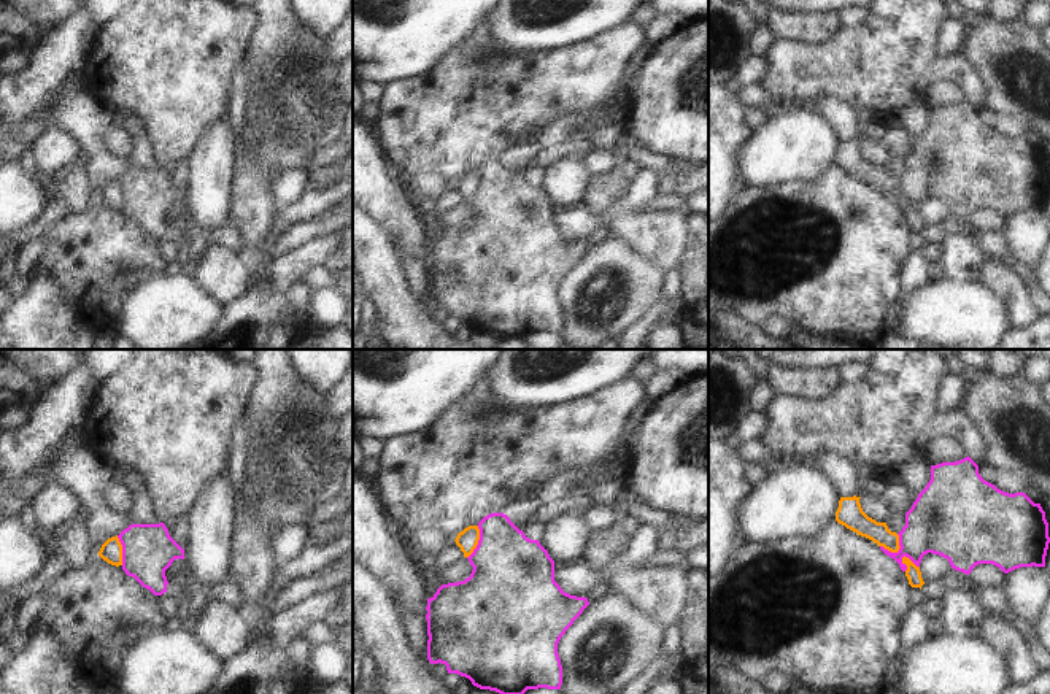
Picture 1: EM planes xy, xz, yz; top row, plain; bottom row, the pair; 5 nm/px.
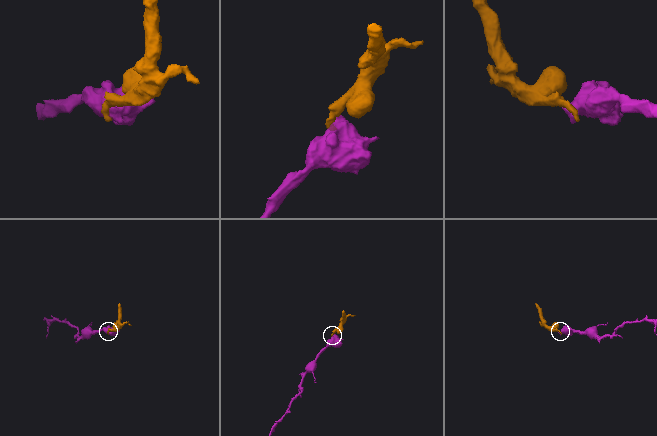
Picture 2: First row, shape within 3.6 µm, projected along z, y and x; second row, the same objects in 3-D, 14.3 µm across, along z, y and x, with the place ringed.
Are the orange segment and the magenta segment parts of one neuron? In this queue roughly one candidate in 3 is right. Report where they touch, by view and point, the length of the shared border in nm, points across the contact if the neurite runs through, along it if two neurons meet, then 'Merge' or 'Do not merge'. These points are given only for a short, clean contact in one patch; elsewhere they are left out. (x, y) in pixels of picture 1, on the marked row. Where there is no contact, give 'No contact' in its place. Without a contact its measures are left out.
Touches orange at yz (896, 551). Shared border 120 nm. Boundary: yz (899, 535), (899, 548), (896, 551), (888, 551), (880, 545). Do not merge.

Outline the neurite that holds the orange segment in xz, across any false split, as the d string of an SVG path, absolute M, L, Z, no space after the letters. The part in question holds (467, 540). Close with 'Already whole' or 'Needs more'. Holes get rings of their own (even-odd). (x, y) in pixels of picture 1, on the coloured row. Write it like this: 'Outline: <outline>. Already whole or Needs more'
Outline: M469 526L462 532L457 534L454 542L464 553L464 557L469 557L473 553L473 549L477 548L478 540L480 540L478 526Z. Already whole.

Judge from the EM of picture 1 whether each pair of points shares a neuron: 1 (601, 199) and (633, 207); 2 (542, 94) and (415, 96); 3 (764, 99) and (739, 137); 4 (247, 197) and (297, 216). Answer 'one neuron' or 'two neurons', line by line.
1: two neurons
2: one neuron
3: two neurons
4: two neurons

